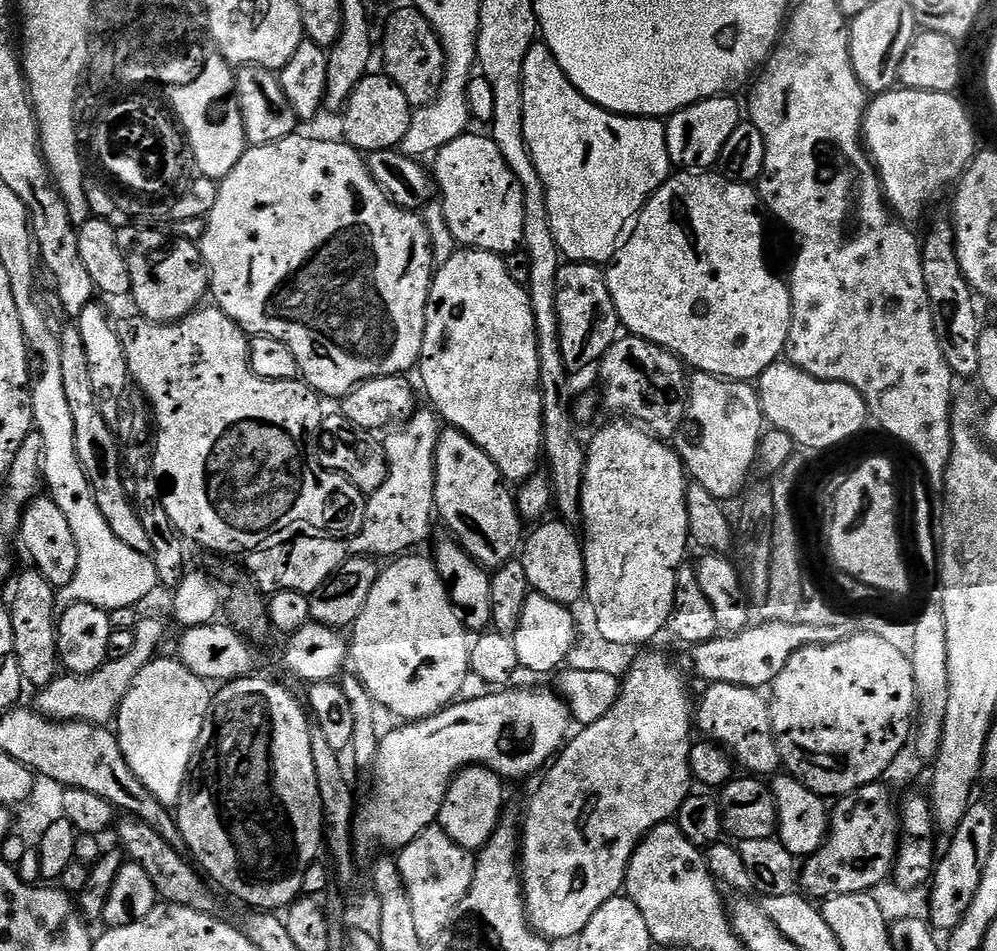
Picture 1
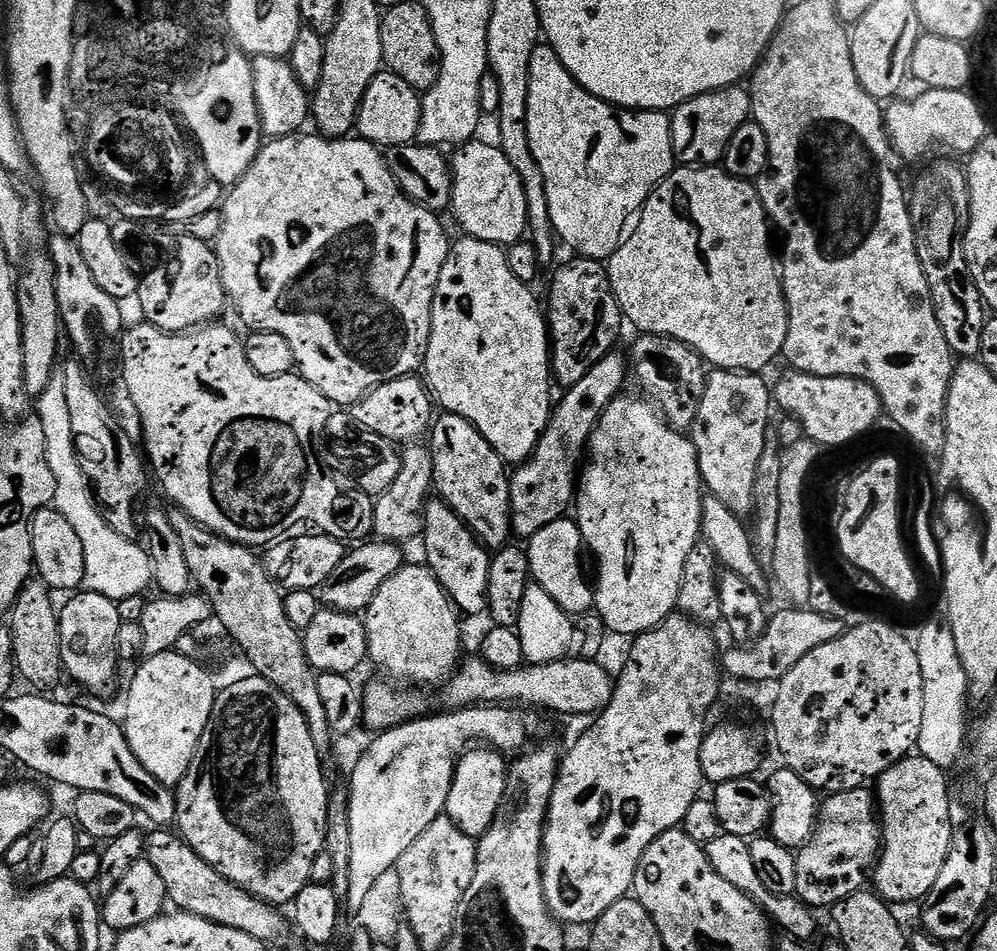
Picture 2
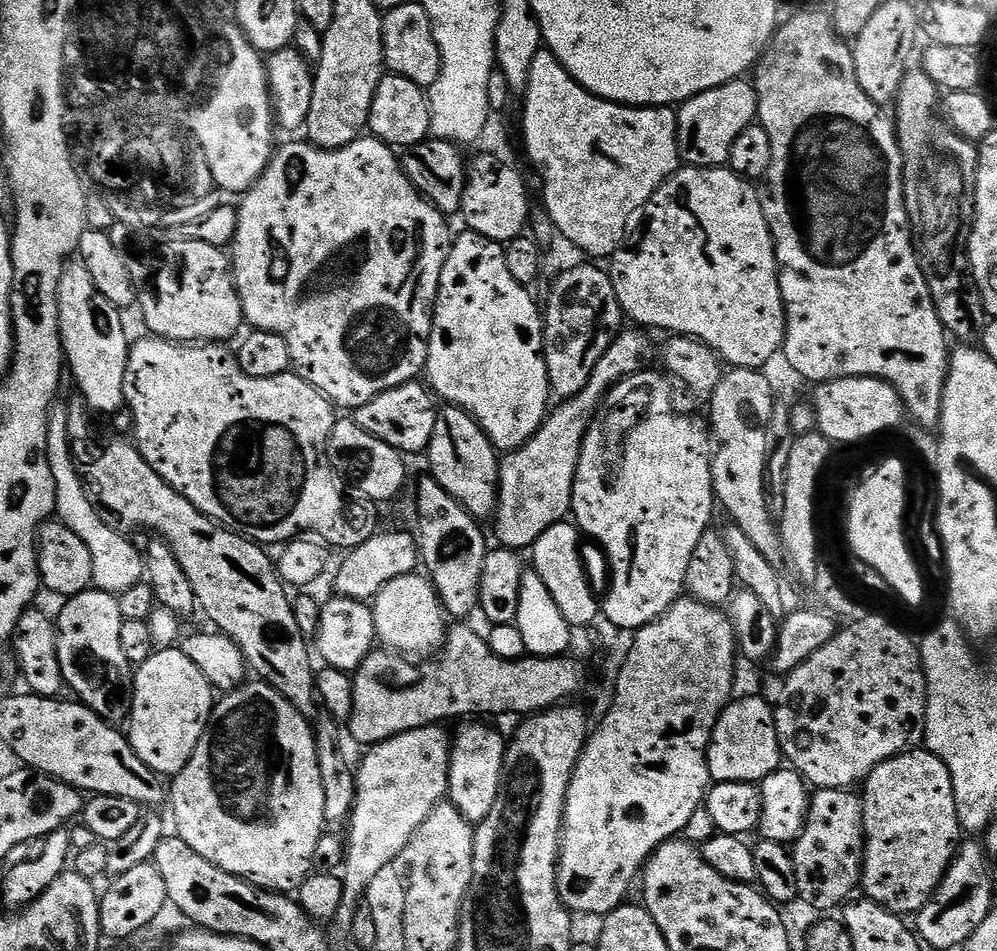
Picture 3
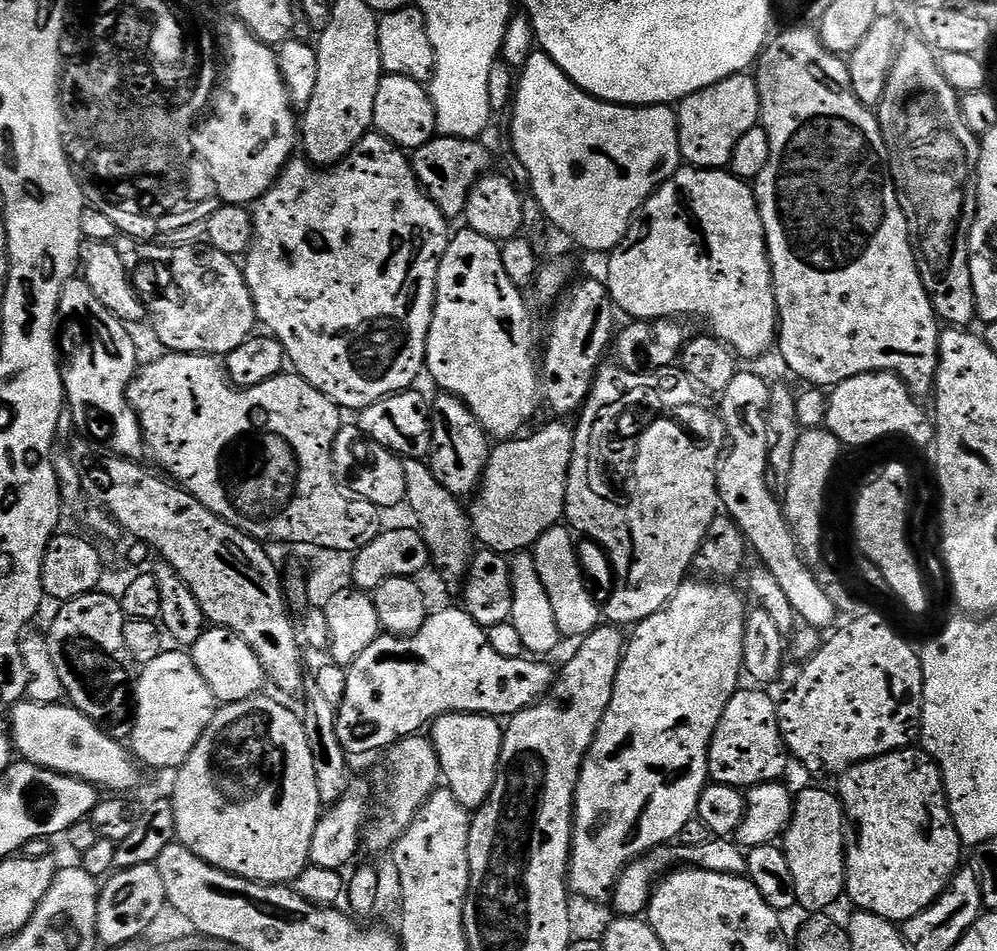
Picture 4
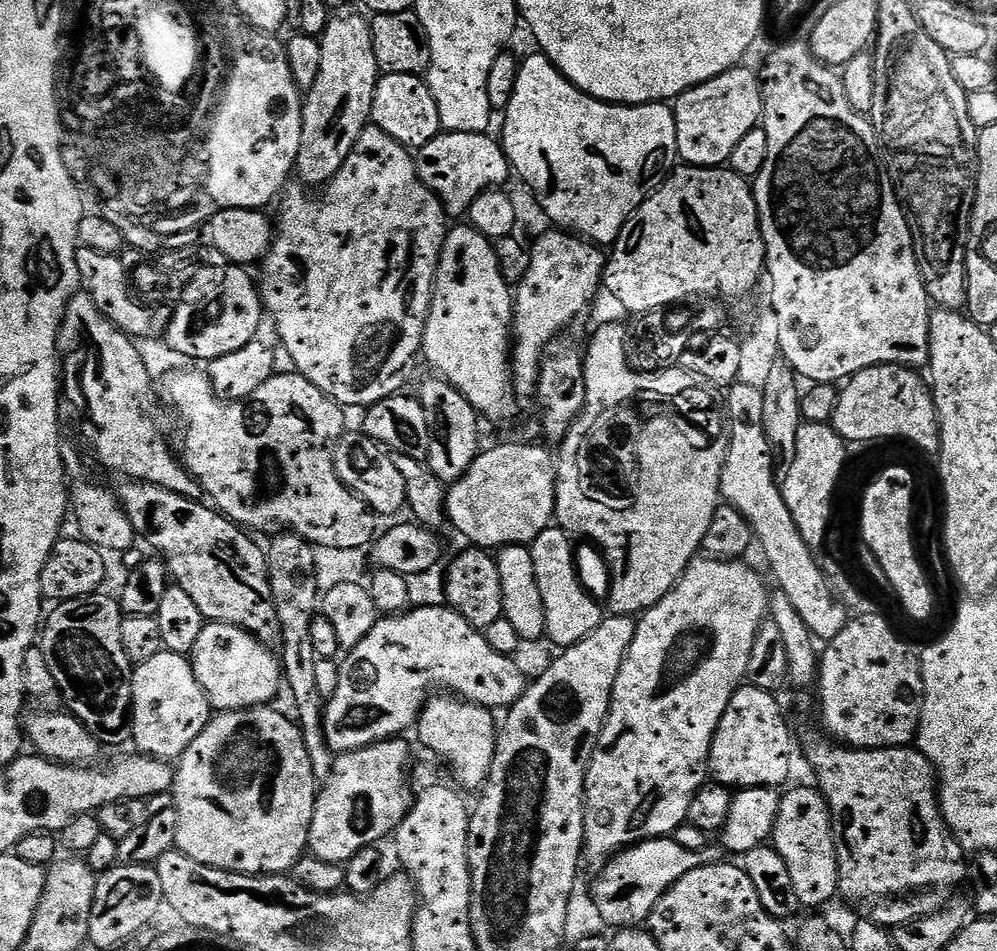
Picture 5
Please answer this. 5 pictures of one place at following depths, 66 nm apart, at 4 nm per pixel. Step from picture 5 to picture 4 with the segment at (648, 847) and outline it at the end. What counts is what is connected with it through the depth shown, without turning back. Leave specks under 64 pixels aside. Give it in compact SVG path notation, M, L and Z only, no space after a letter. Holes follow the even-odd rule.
M725 837L710 838L702 844L667 844L660 845L645 857L629 864L616 881L613 889L612 906L620 916L639 917L645 913L656 883L668 871L677 866L693 866L700 869L710 869L712 873L730 873L745 875L748 870L748 860L745 851L733 839Z

